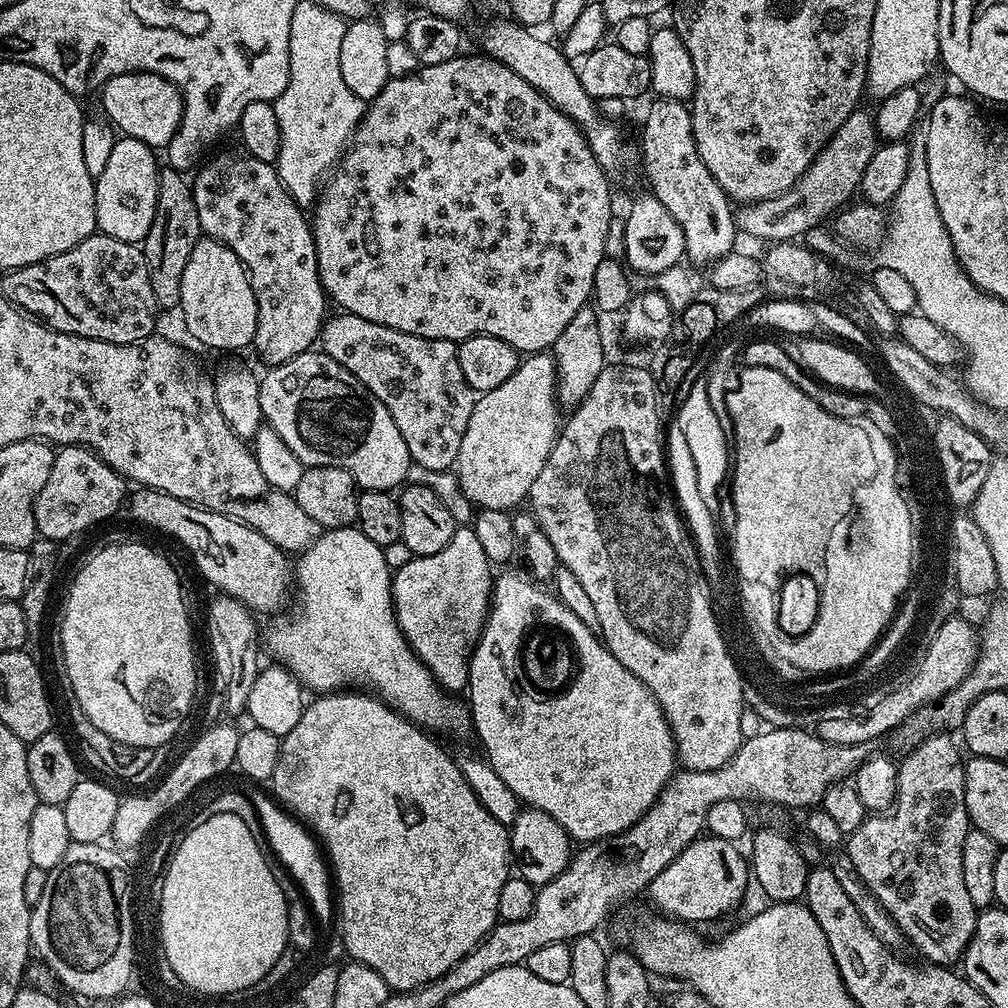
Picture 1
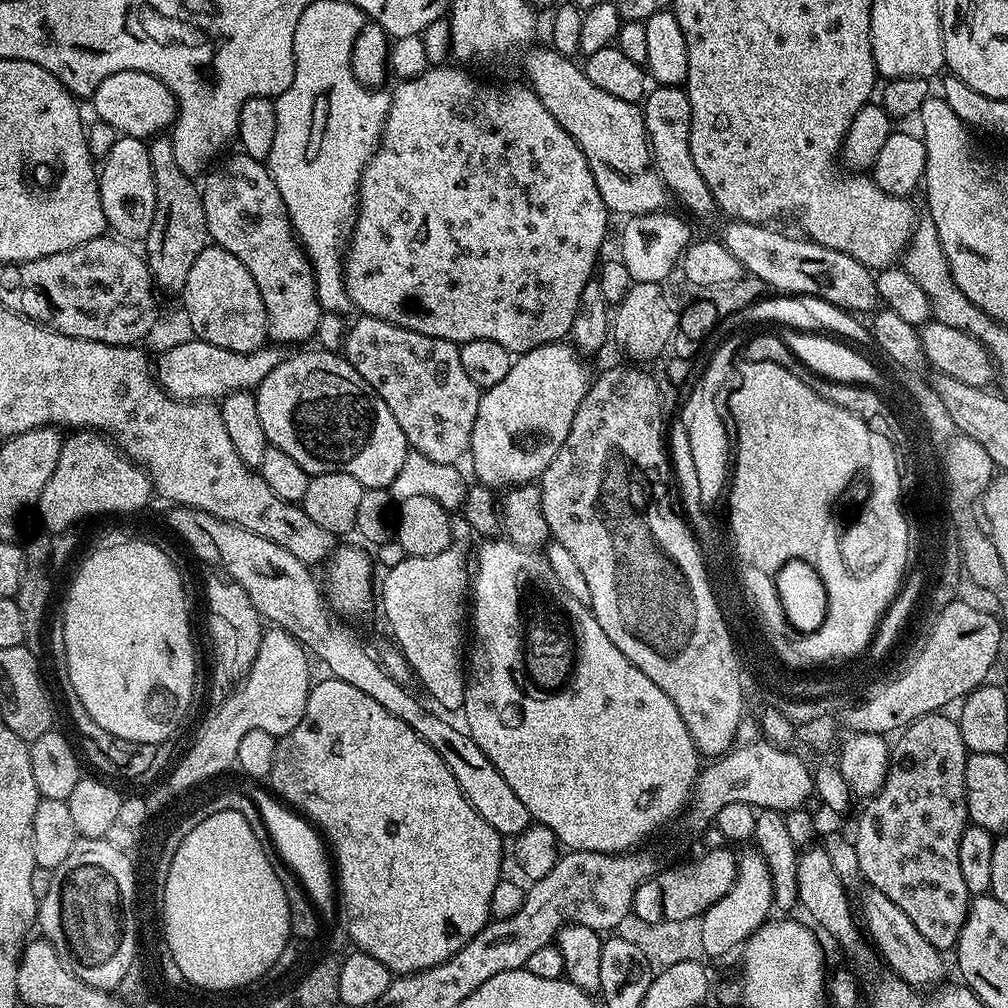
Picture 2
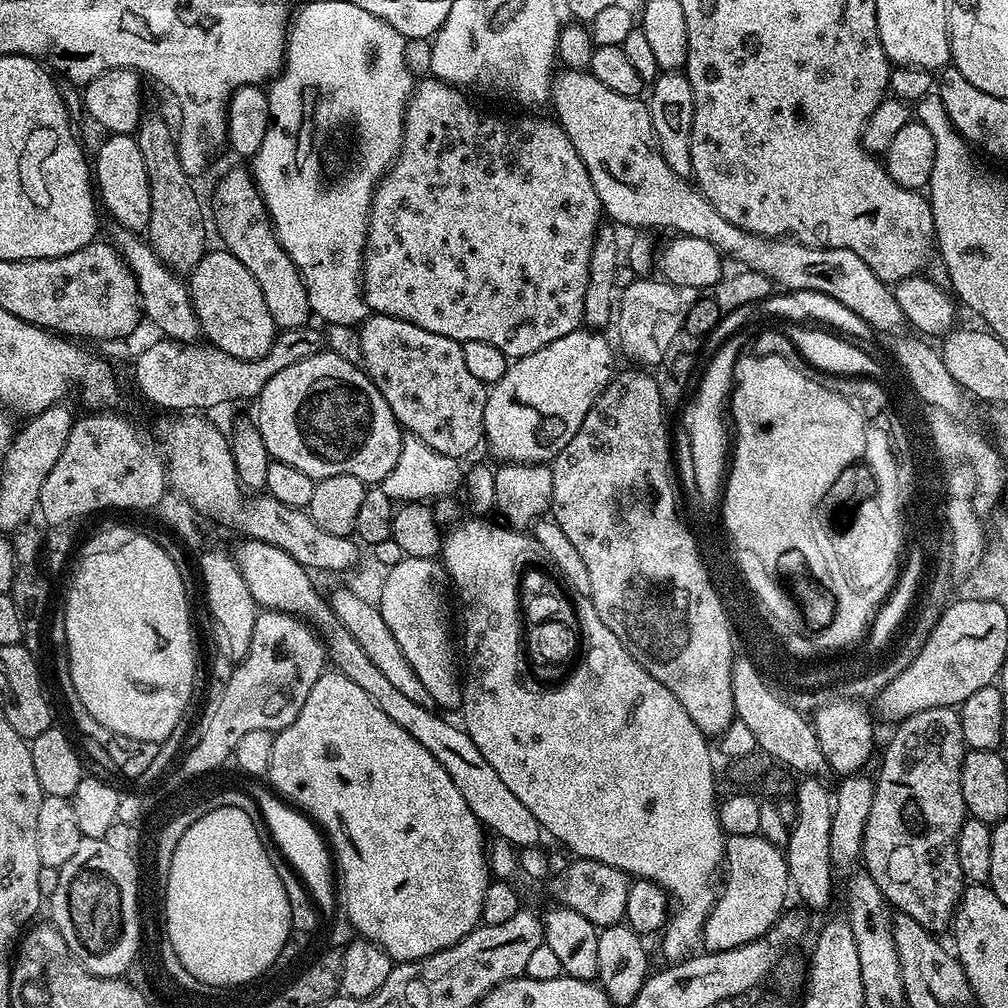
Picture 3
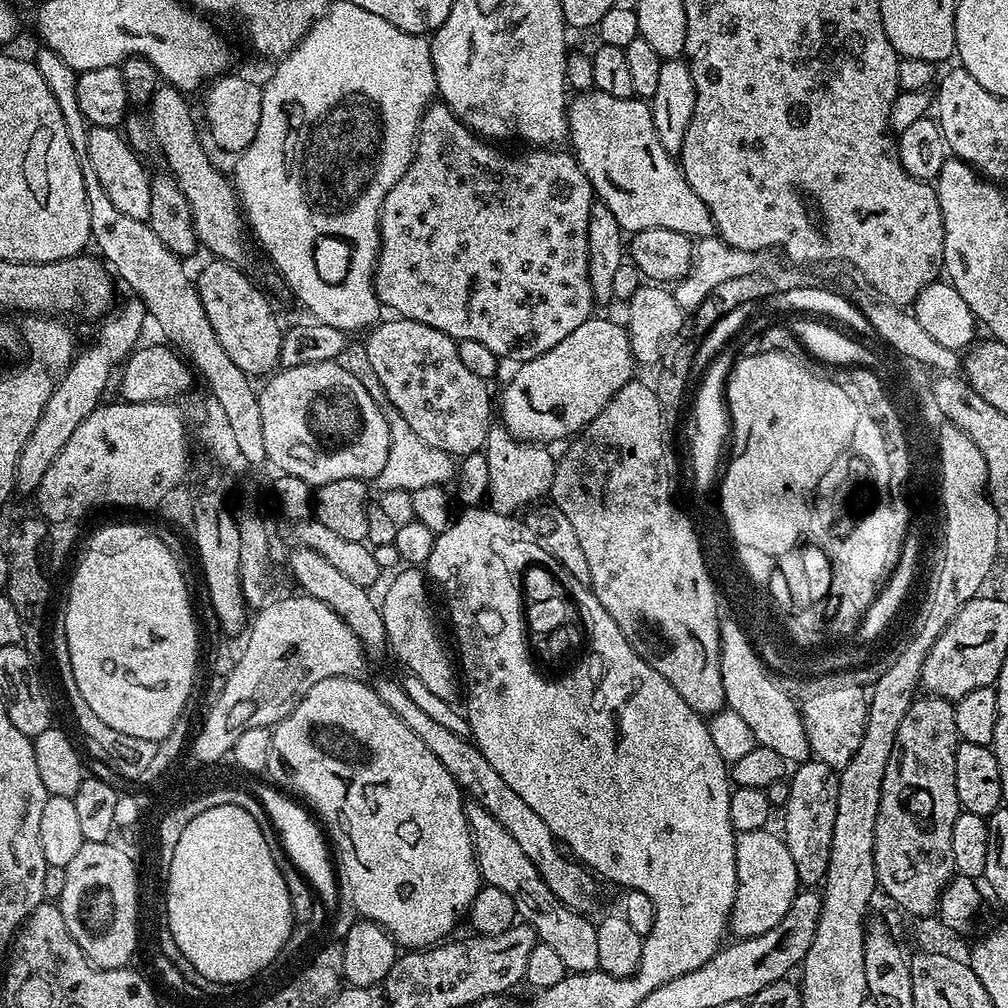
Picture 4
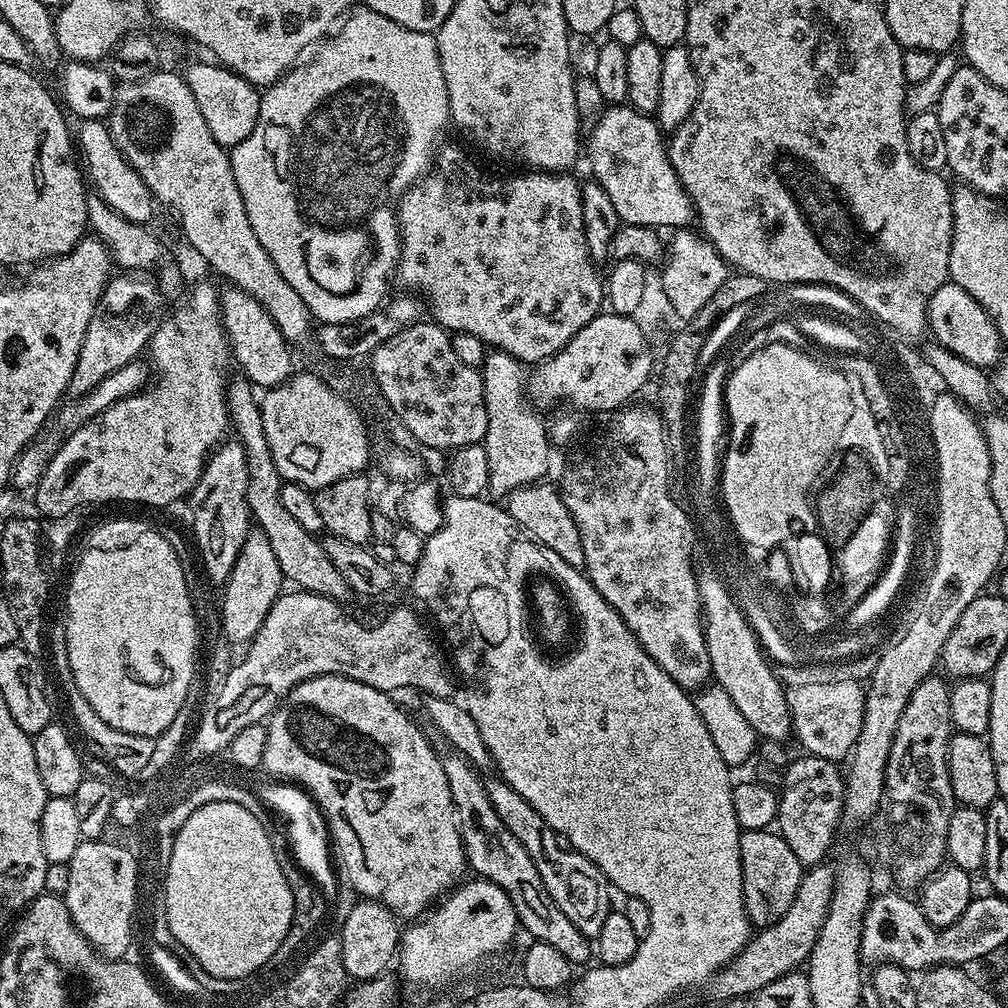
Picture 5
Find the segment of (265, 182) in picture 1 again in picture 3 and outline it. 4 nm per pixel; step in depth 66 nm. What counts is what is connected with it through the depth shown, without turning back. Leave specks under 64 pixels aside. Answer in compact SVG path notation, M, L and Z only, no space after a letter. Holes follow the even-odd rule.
M245 167L228 171L221 178L214 198L218 201L216 228L220 231L221 242L224 243L221 245L227 252L234 254L234 258L238 258L238 262L242 262L242 266L246 266L246 270L250 270L250 274L254 274L254 278L258 282L258 290L262 290L262 298L266 298L266 310L270 310L270 318L274 318L277 329L305 327L311 321L308 319L313 319L314 313L310 306L310 298L306 294L304 279L294 266L290 254L286 254L286 250L282 250L282 246L278 242L276 230L272 227L272 221L268 216L268 208L257 189L256 181L251 176L251 171Z

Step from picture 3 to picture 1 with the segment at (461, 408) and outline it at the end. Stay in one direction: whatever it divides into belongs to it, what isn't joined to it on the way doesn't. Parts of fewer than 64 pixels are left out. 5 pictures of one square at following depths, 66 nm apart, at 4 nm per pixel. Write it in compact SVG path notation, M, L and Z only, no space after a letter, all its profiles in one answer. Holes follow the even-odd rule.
M349 312L336 315L340 316L329 315L325 319L320 330L319 347L334 358L338 366L346 366L361 386L374 394L386 410L390 410L390 418L394 418L402 438L406 438L406 450L410 450L413 465L425 467L426 470L449 471L456 463L458 450L462 446L462 434L466 434L466 422L470 422L470 414L474 414L478 399L478 394L462 374L457 345L451 340L431 340L399 332L378 322L366 322L366 318L358 318Z

